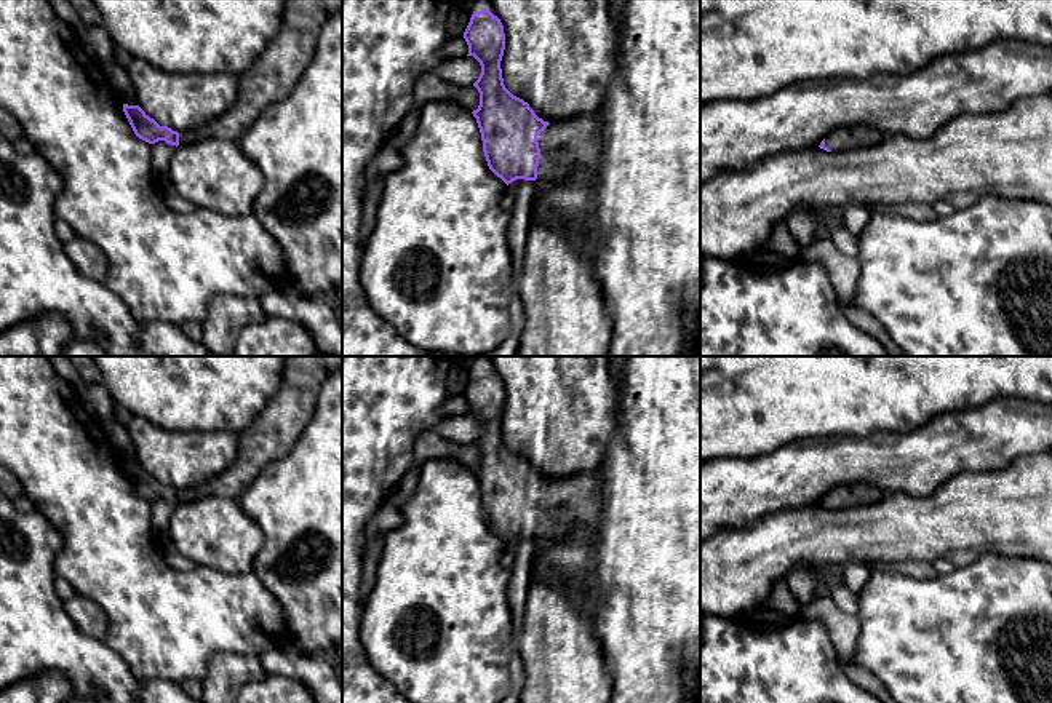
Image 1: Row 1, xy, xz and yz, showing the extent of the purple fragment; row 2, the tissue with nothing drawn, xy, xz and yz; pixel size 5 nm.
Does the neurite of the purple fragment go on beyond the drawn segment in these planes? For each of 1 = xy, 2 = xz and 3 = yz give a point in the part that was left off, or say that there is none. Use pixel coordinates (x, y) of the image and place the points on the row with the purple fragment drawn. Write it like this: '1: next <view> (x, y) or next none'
1: next xy (270, 79)
2: next xz (574, 147)
3: next yz (844, 138)

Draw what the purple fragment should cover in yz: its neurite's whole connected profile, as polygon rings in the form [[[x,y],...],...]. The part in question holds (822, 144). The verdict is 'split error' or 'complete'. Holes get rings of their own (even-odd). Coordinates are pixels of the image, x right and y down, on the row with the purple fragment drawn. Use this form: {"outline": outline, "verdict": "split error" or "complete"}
{"outline": [[[843,126],[833,129],[822,142],[820,149],[827,152],[841,152],[849,149],[860,149],[876,145],[884,139],[884,134],[873,126]]], "verdict": "split error"}

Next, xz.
{"outline": [[[488,8],[473,11],[464,38],[467,56],[481,66],[473,83],[480,105],[472,113],[489,169],[507,185],[516,179],[547,184],[577,177],[595,193],[604,152],[601,113],[548,123],[513,96],[500,69],[504,26]]], "verdict": "split error"}

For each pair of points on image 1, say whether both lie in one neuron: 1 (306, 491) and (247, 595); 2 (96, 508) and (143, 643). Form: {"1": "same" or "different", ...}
{"1": "different", "2": "same"}

